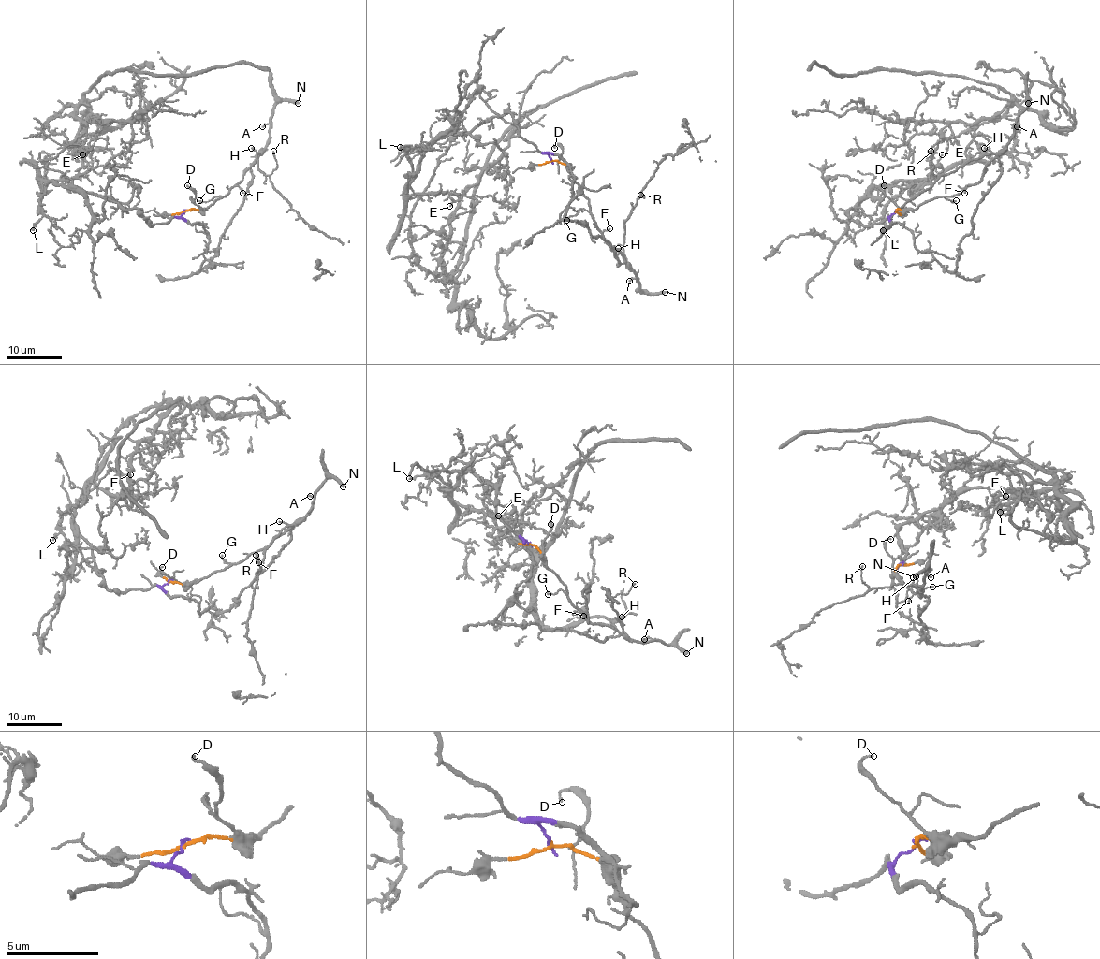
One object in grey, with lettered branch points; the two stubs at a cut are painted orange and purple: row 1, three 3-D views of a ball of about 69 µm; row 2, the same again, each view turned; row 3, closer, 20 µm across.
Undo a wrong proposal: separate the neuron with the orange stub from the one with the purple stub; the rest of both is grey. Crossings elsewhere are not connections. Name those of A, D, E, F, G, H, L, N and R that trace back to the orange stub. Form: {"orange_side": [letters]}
{"orange_side": ["A", "D", "F", "G", "H", "N", "R"]}

